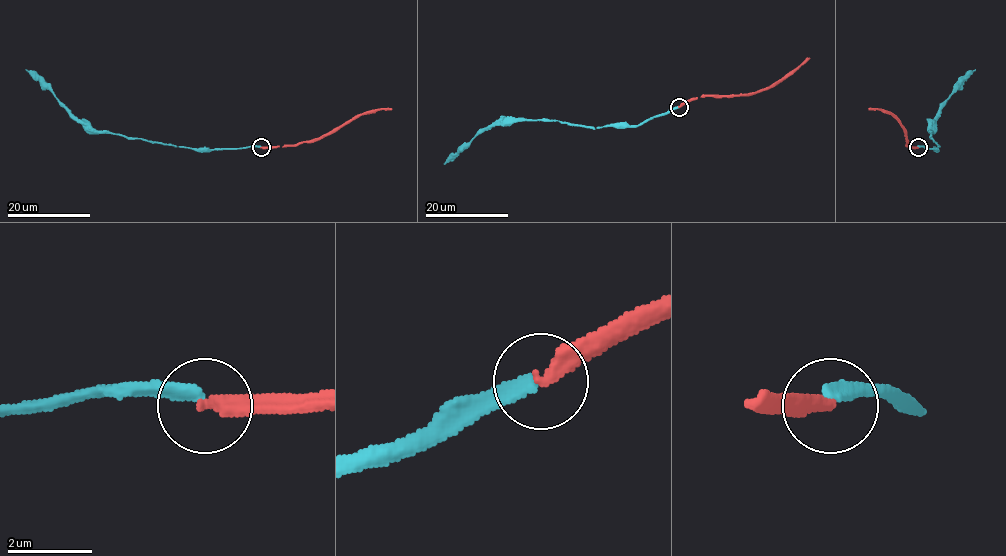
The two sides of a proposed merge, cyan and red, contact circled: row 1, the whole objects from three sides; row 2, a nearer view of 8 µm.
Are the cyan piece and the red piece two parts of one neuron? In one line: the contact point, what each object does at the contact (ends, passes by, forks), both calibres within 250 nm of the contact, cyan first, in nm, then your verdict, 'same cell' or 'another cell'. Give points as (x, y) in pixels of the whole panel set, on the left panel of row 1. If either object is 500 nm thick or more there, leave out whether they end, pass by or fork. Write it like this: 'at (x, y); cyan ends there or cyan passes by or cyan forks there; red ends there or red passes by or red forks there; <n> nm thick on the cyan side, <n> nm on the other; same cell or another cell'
at (261, 147); cyan ends there; red ends there; 280 nm thick on the cyan side, 360 nm on the other; another cell

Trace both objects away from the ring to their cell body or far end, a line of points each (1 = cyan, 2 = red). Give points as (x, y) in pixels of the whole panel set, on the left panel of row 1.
1: (261, 147), (193, 150), (113, 133), (91, 133), (26, 69)
2: (261, 148), (311, 142), (366, 113), (391, 108)

